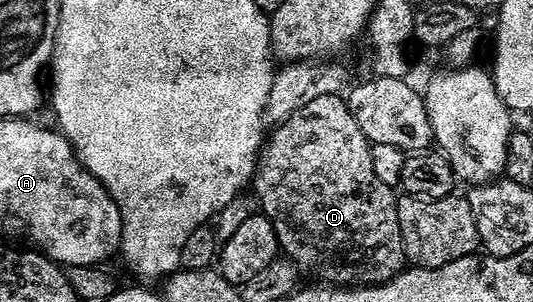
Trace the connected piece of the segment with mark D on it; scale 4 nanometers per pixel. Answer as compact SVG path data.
M341 93L329 94L328 96L316 96L316 100L308 100L308 104L304 104L304 108L300 108L296 112L292 112L292 116L288 116L282 122L277 123L273 127L274 130L269 131L268 137L265 139L264 145L259 149L258 156L256 159L256 165L254 168L254 177L252 179L252 190L254 186L253 197L256 199L258 197L258 202L260 205L261 213L265 214L266 219L272 224L272 228L276 232L278 237L278 245L280 247L281 253L285 255L287 259L294 263L299 271L304 275L311 274L314 280L317 280L322 284L333 284L335 286L376 286L379 282L386 282L389 278L394 278L397 274L401 274L404 267L407 265L406 253L404 252L404 244L402 243L402 237L400 236L400 220L398 219L398 198L396 197L395 187L384 184L384 180L379 180L376 177L376 171L372 169L372 152L370 151L371 142L366 139L364 132L360 132L360 124L356 124L354 119L354 114L350 110L349 101Z

